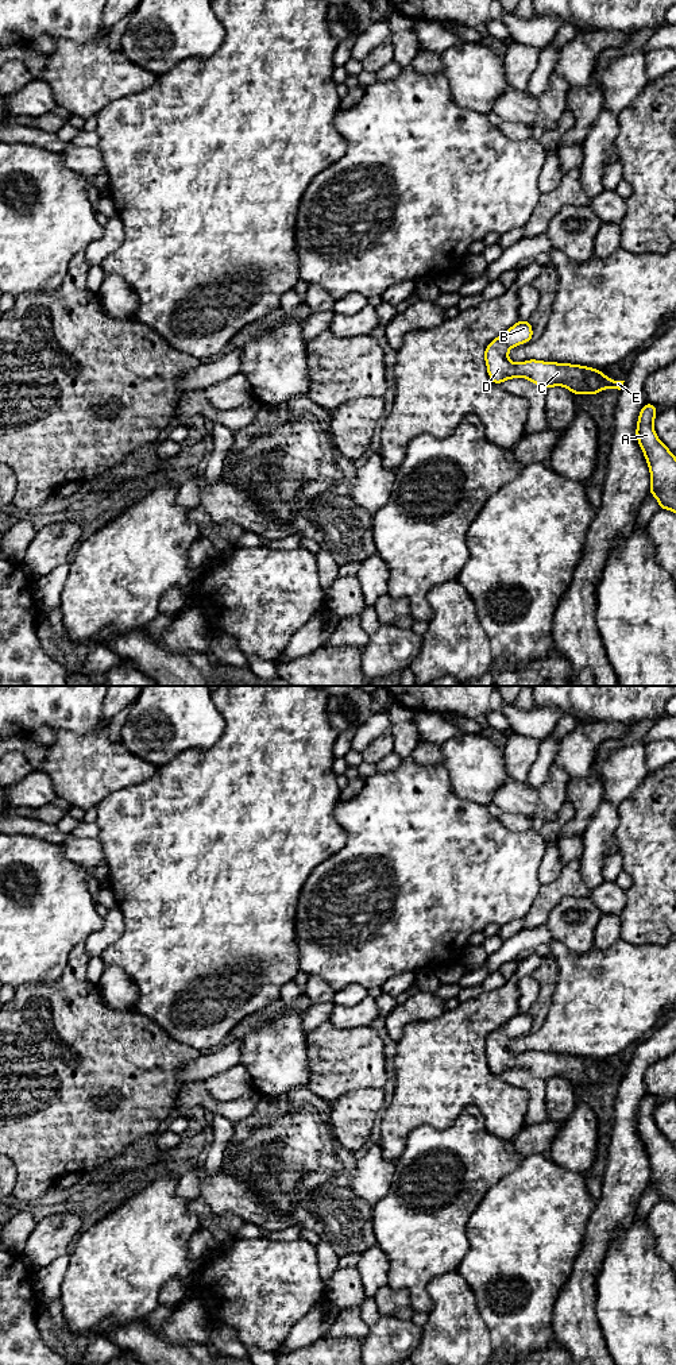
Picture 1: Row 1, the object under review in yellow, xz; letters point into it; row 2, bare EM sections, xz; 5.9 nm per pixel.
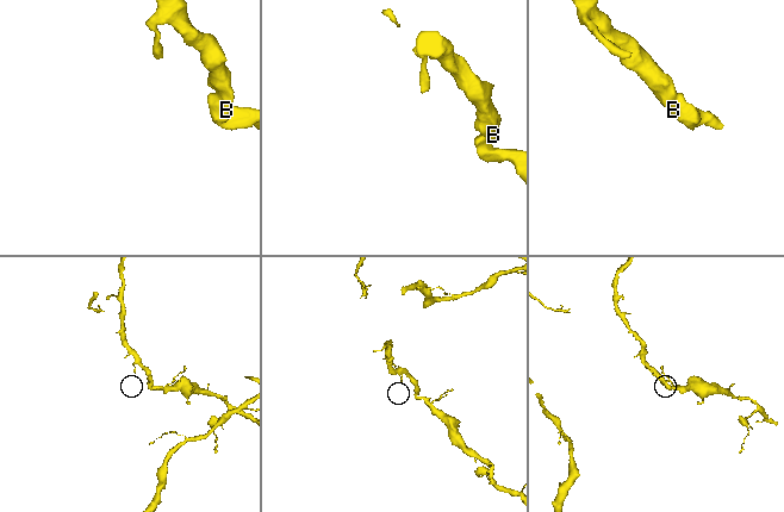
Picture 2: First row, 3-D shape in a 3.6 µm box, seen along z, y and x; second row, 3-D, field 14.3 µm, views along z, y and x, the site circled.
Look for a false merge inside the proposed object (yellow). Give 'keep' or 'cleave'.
keep

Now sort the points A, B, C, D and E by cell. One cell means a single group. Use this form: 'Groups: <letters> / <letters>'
Groups: A B C D E

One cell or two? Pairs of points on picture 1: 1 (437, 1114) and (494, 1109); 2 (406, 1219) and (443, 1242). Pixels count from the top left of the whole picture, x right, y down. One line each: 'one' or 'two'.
1: one
2: one

